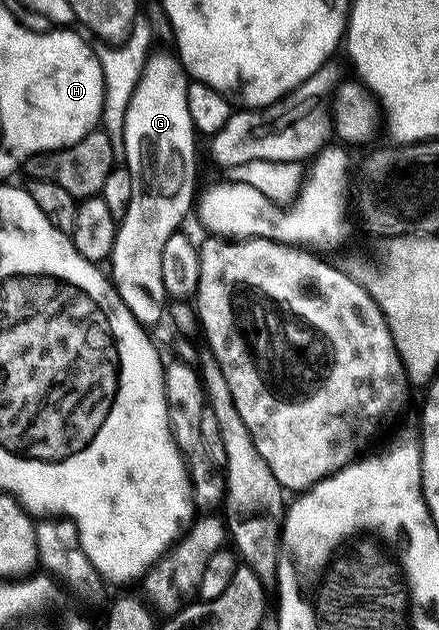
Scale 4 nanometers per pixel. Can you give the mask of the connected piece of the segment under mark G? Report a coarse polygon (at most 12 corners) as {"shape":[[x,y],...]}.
{"shape":[[175,54],[144,60],[123,162],[143,221],[110,278],[140,323],[166,315],[162,249],[193,210],[196,126]]}

